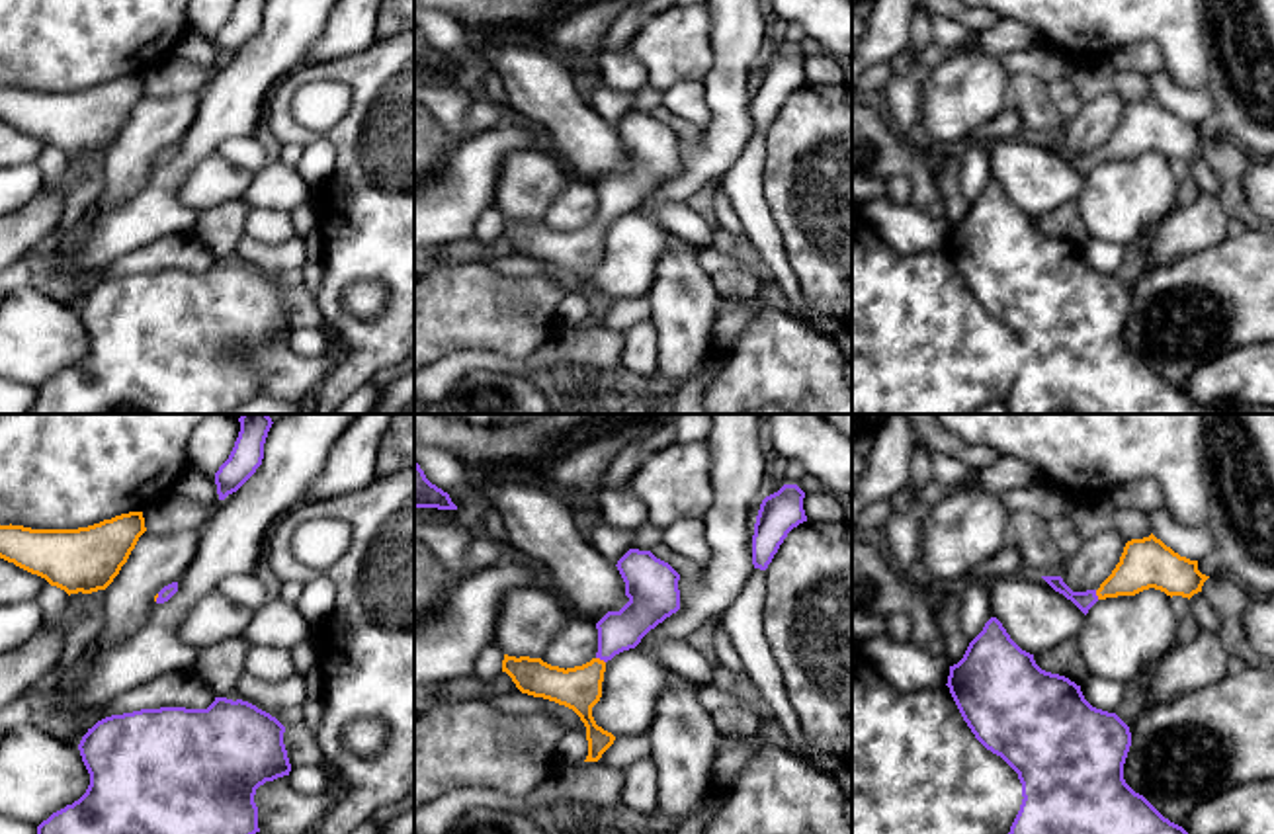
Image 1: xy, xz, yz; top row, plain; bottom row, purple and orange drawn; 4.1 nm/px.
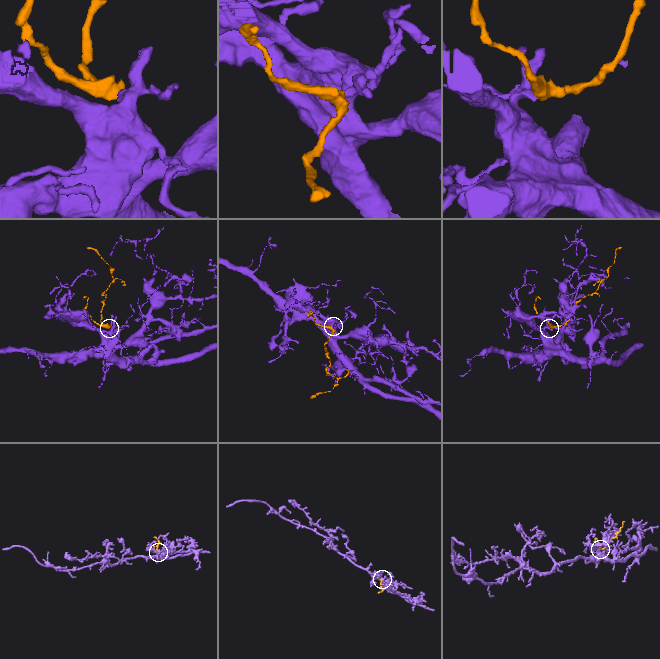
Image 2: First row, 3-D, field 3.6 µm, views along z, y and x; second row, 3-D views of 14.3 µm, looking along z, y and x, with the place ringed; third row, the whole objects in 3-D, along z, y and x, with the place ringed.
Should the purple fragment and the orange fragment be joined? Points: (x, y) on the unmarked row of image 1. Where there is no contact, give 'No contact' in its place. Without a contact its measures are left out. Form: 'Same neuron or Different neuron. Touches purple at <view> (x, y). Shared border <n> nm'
Same neuron. Touches purple at xz (600, 221). Shared border 50 nm

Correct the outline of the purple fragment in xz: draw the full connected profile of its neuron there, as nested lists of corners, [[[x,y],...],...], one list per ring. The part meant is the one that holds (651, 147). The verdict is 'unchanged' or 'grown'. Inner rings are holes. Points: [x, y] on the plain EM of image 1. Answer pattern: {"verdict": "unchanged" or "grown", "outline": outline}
{"verdict": "grown", "outline": [[[629,111],[616,129],[629,164],[596,186],[598,215],[590,225],[565,232],[530,219],[504,217],[502,223],[502,234],[522,256],[555,264],[580,279],[588,303],[584,324],[598,324],[616,303],[592,279],[592,270],[602,260],[606,225],[635,211],[651,191],[680,172],[680,137],[668,125],[651,113]]]}

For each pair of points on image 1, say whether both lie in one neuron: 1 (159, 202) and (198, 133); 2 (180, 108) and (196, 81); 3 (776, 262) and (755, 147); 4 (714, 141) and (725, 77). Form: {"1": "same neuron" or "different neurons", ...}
{"1": "same neuron", "2": "different neurons", "3": "same neuron", "4": "same neuron"}

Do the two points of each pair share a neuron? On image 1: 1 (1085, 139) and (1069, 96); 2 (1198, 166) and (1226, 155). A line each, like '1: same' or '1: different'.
1: different
2: different

